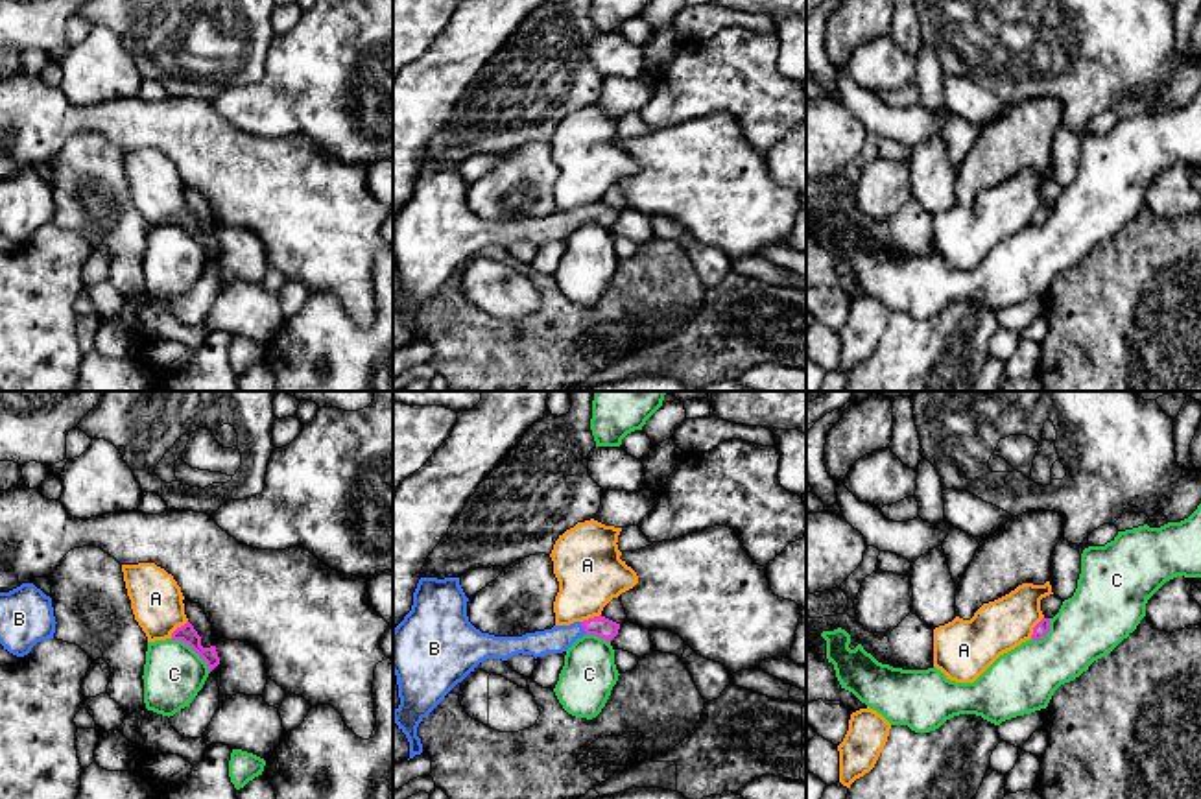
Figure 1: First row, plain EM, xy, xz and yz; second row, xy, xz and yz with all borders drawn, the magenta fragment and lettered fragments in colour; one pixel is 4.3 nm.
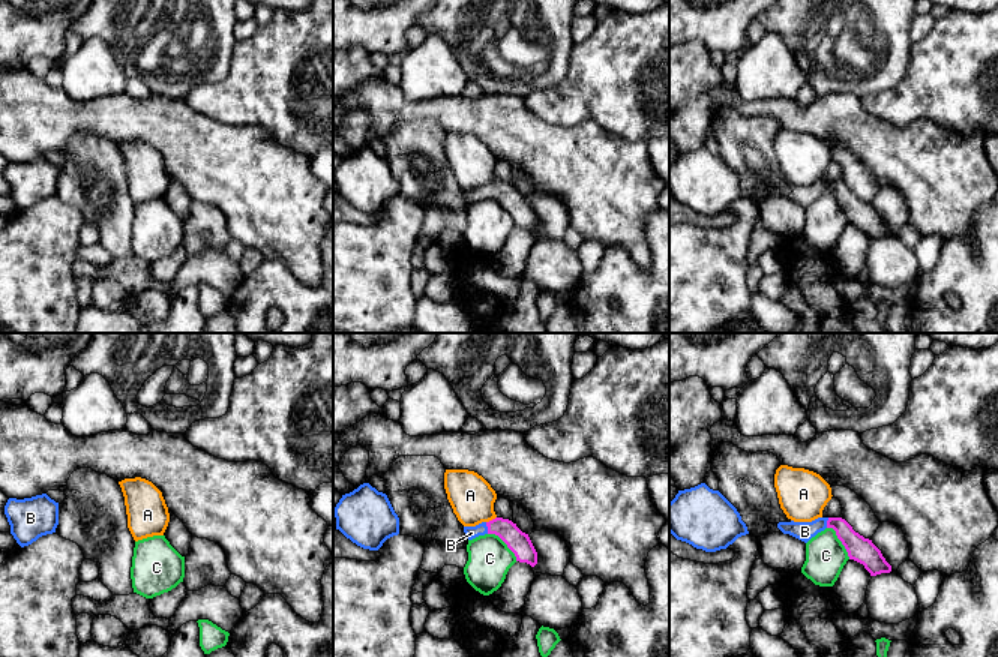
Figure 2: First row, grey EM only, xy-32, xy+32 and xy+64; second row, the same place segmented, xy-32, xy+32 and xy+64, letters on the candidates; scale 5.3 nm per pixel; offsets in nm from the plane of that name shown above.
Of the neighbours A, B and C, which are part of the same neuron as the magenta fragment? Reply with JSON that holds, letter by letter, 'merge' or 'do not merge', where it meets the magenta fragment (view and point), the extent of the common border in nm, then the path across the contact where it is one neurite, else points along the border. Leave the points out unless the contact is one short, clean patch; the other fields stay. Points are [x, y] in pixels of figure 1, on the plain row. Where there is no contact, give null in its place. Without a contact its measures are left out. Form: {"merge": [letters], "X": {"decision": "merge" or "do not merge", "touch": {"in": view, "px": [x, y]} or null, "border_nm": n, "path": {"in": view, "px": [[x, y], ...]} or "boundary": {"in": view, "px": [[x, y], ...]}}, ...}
{"merge": ["B"], "A": {"decision": "do not merge", "touch": {"in": "xy", "px": [178, 214]}, "border_nm": 110, "boundary": {"in": "xy", "px": [[187, 207], [170, 224]]}}, "B": {"decision": "merge", "touch": {"in": "xz", "px": [583, 214]}, "border_nm": 70, "path": {"in": "xz", "px": [[600, 213], [583, 214], [558, 226]]}}, "C": {"decision": "do not merge", "touch": {"in": "xy", "px": [192, 235]}, "border_nm": 240, "boundary": {"in": "xy", "px": [[170, 226], [181, 226], [211, 257]]}}}

